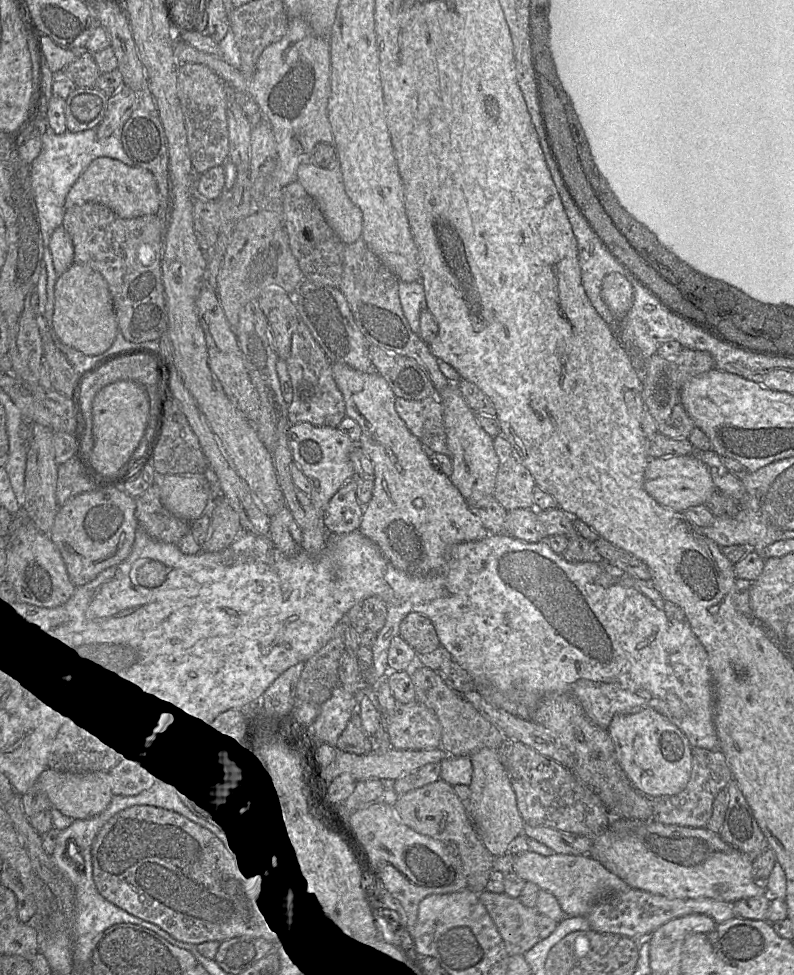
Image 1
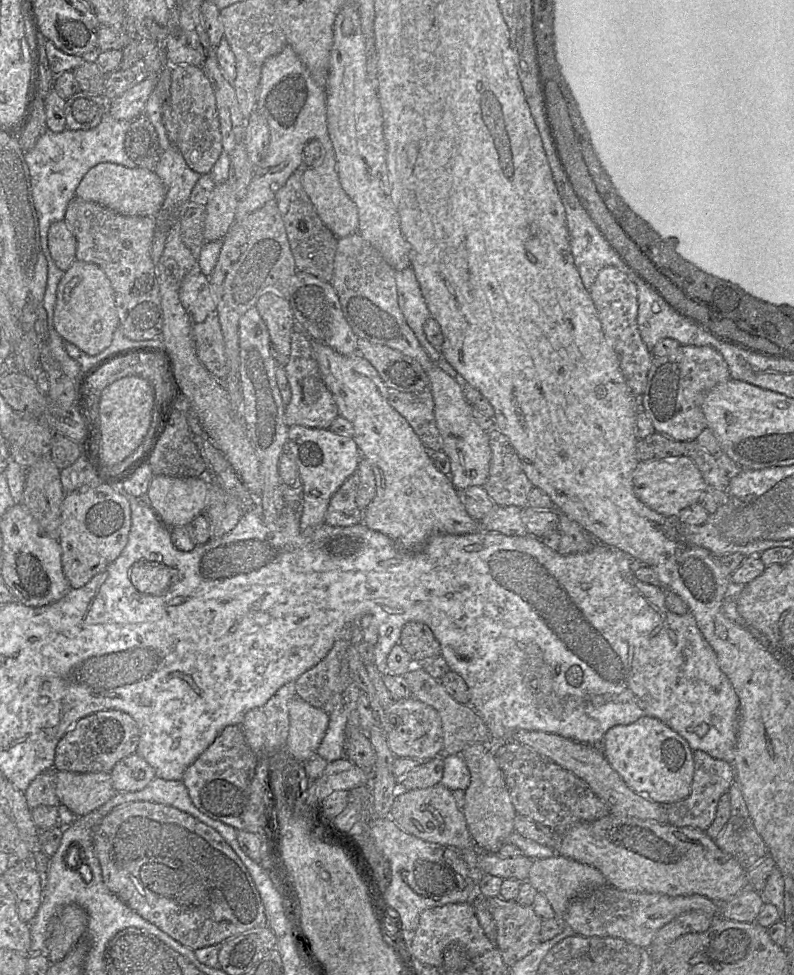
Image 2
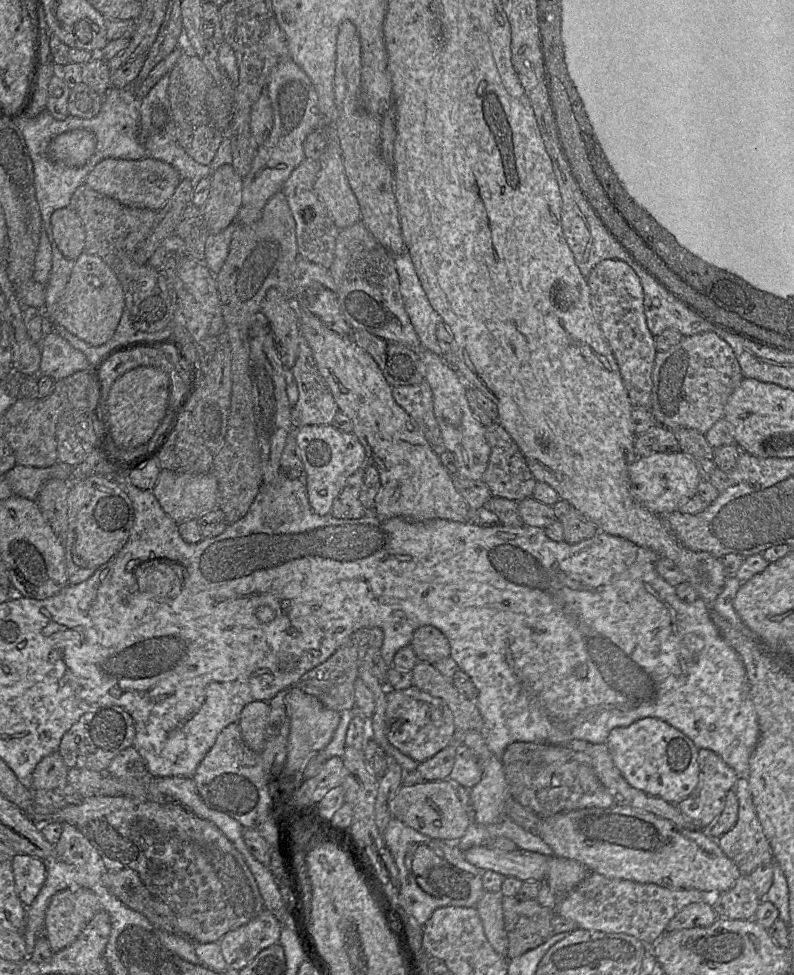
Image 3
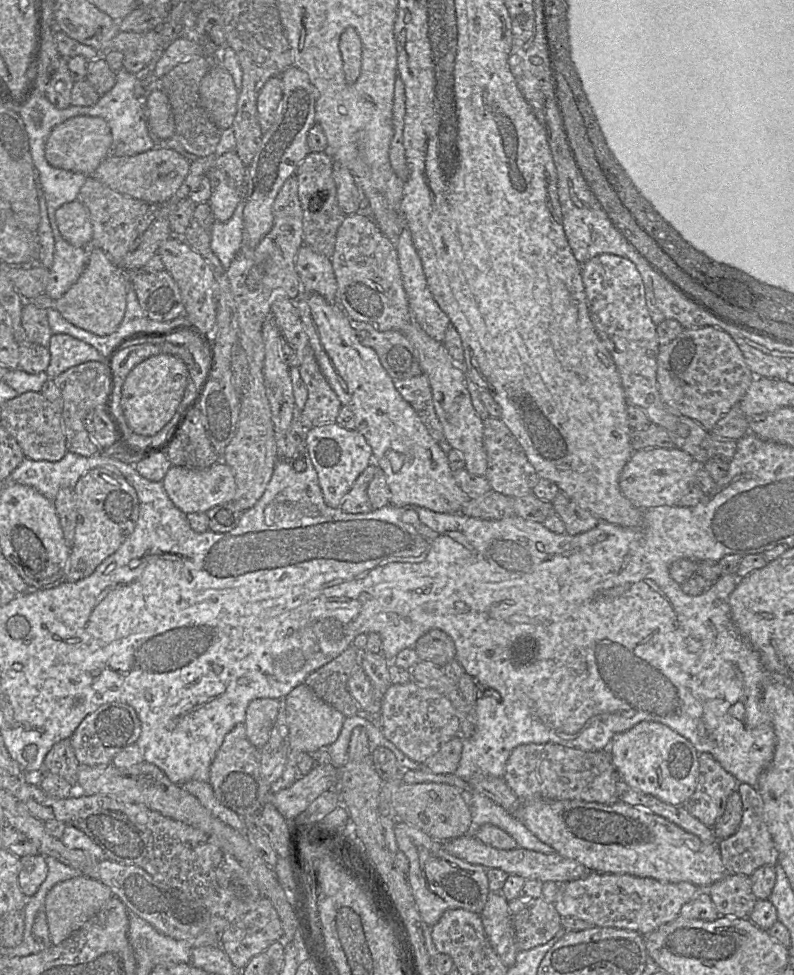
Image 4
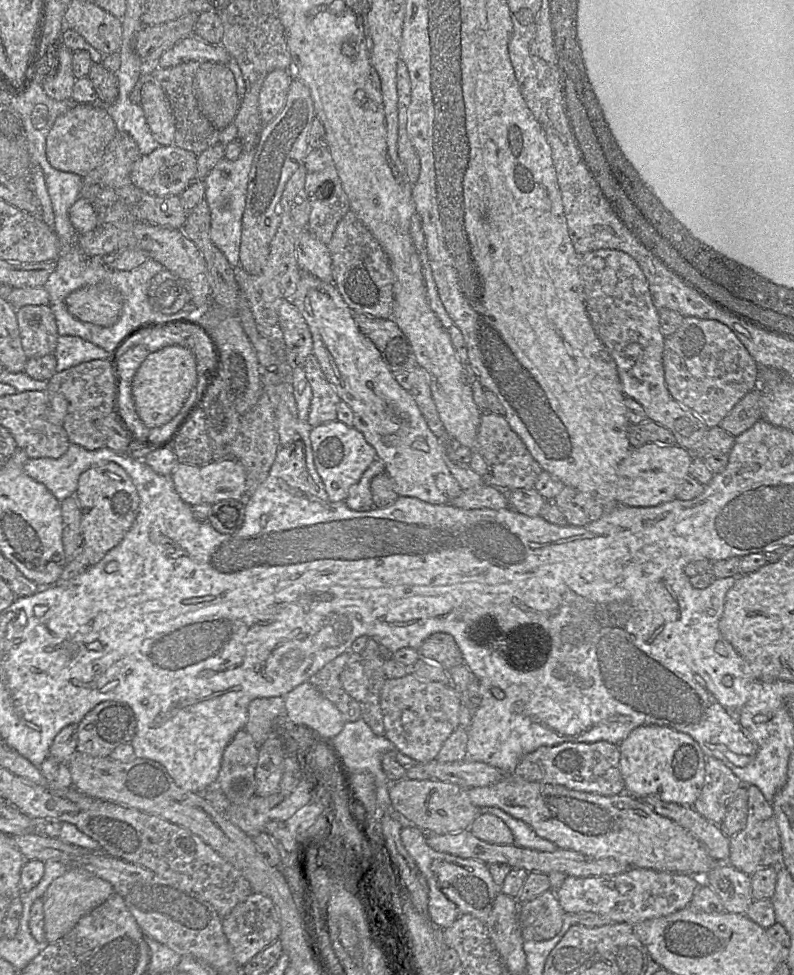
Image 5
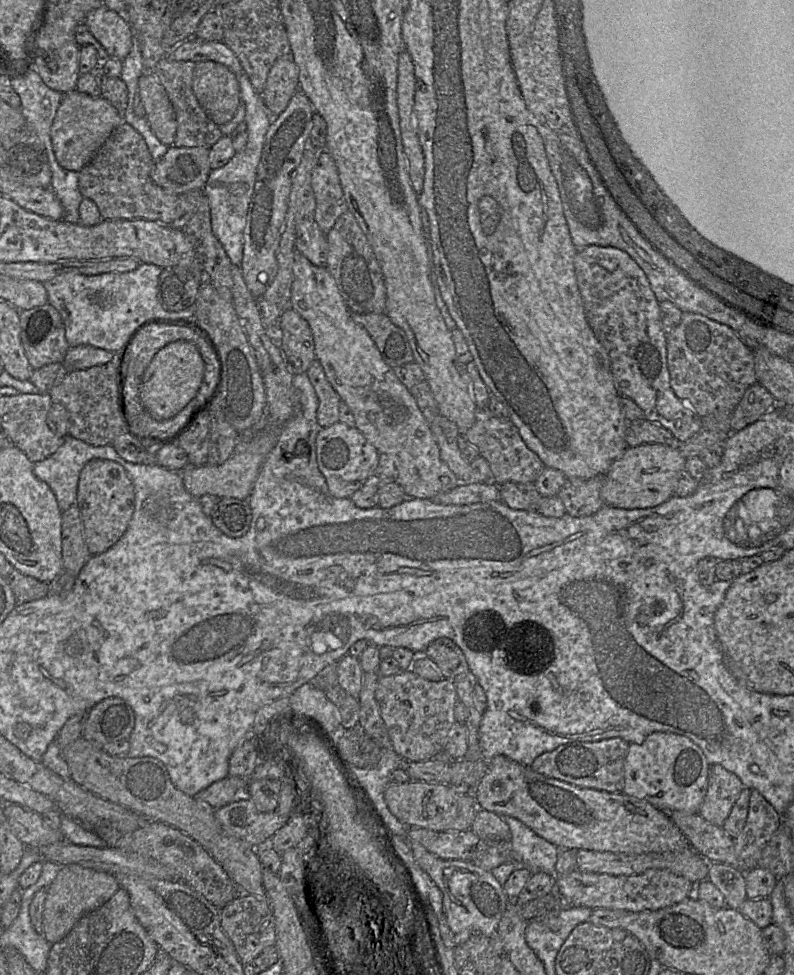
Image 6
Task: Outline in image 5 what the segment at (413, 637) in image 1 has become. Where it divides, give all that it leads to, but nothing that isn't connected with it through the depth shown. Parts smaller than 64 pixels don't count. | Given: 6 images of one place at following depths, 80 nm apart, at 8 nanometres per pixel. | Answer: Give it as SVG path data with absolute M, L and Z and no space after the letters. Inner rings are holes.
M437 632L426 638L418 649L420 658L435 663L448 671L464 664L463 655L454 638L444 632Z

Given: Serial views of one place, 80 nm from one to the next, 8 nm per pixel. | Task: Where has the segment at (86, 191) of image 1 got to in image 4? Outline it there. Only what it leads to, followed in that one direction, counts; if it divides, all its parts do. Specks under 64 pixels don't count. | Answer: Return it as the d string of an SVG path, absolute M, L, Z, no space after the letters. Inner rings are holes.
M154 148L133 156L109 154L89 176L123 195L149 204L166 202L186 178L191 162L172 149Z

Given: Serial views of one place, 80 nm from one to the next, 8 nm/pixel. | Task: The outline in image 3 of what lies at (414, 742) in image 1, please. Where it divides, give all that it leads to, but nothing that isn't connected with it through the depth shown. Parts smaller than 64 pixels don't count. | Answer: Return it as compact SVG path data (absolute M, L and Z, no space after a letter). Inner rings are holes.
M414 686L404 690L387 688L385 722L389 743L418 763L456 741L453 715L446 703Z

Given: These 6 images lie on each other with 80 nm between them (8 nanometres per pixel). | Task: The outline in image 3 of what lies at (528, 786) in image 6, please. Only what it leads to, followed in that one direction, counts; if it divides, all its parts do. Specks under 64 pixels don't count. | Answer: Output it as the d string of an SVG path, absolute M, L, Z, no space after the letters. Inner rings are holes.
M613 806L607 809L585 808L559 813L547 818L541 818L540 833L538 836L551 847L554 855L580 862L581 864L585 865L590 872L596 872L608 878L629 880L644 884L652 883L669 889L696 889L706 893L706 895L716 895L733 887L733 885L742 875L735 863L721 850L717 840L711 838L705 830L697 828L682 828L667 819L631 807Z

